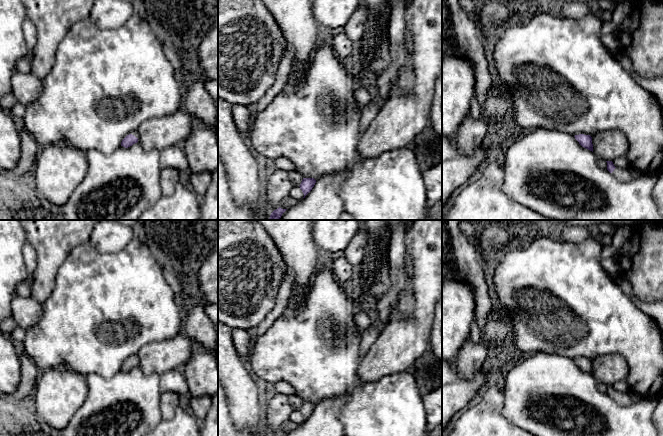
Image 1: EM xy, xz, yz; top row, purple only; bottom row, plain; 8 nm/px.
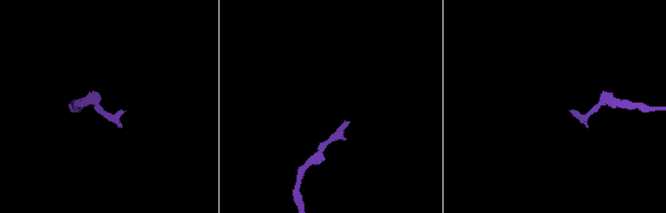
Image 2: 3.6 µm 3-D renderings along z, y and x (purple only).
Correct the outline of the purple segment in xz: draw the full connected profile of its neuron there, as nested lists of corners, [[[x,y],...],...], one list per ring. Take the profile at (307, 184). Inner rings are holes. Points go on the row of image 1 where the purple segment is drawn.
[[[303,178],[301,184],[300,184],[300,189],[302,190],[304,197],[312,190],[316,183],[316,180],[314,178]]]

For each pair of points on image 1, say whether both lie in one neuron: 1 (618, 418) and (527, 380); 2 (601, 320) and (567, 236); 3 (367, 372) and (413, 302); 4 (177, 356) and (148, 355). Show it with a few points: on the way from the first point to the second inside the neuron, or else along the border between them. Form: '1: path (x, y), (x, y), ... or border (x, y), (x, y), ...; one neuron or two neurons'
1: path (595, 402), (574, 392), (550, 390); one neuron
2: border (550, 233), (572, 243), (581, 243), (590, 238); two neurons
3: path (384, 355), (413, 326), (413, 319); one neuron
4: path (170, 356), (155, 356); one neuron

